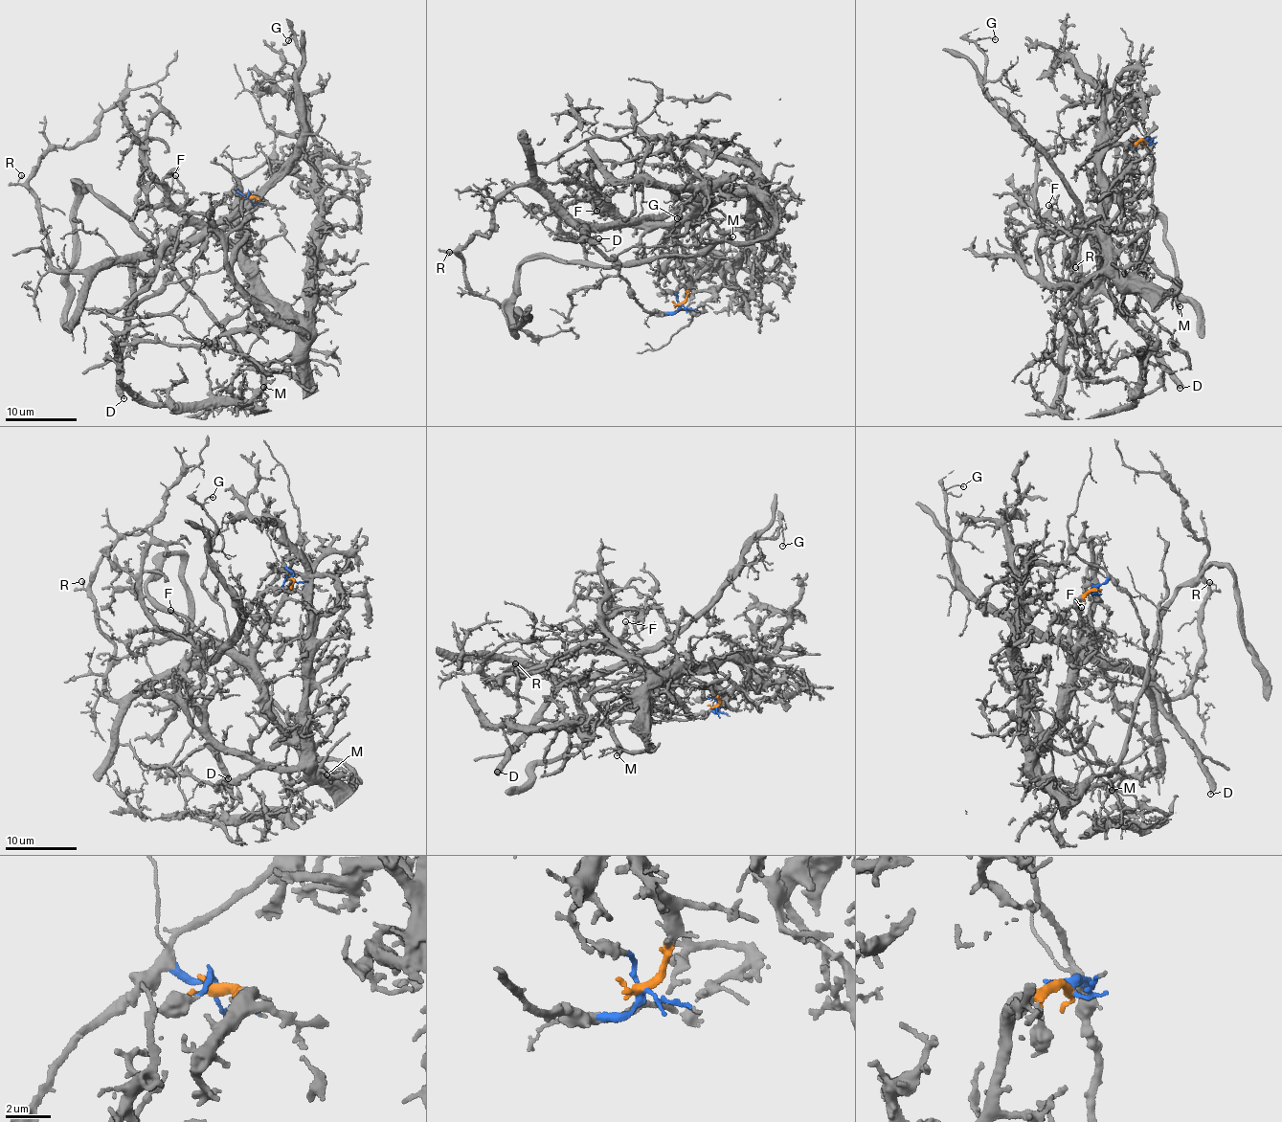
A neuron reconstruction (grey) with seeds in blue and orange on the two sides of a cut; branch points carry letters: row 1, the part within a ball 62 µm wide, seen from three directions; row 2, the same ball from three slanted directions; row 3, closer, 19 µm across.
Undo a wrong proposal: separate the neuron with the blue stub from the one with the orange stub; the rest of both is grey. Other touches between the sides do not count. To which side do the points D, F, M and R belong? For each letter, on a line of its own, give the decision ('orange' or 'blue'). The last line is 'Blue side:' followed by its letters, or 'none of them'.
D: blue
F: orange
M: orange
R: blue
Blue side: D, R

